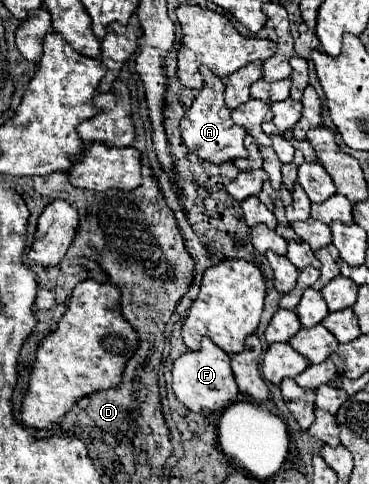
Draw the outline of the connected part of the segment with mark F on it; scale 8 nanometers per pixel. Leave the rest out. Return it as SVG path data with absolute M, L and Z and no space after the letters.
M208 337L202 339L200 351L186 351L174 361L172 377L174 377L172 387L176 397L192 411L200 411L200 409L220 411L230 403L234 403L238 397L238 385L230 369L230 357L226 351L216 347Z

